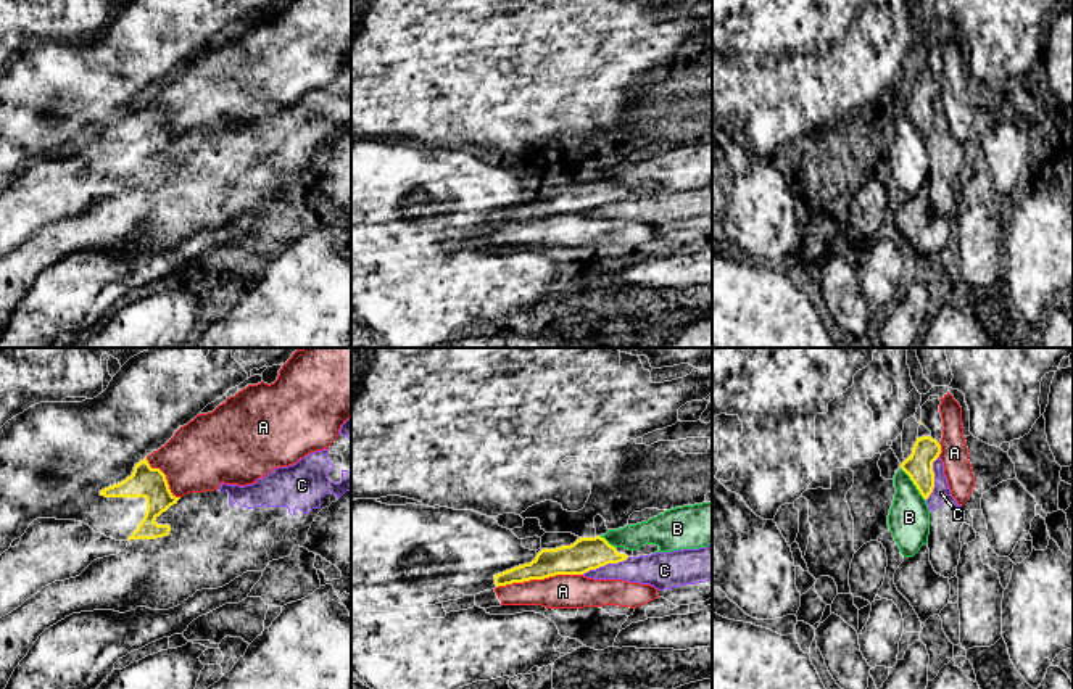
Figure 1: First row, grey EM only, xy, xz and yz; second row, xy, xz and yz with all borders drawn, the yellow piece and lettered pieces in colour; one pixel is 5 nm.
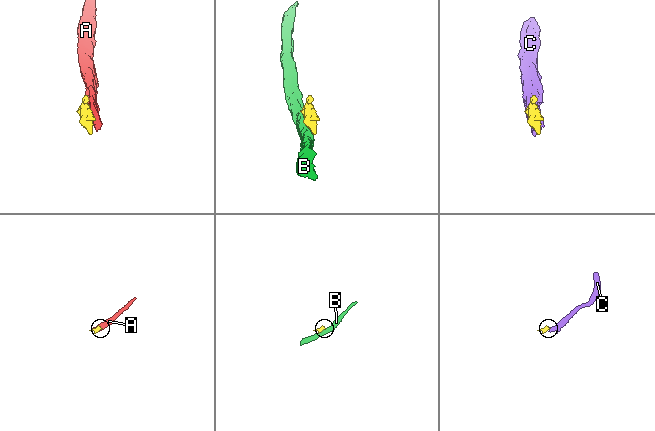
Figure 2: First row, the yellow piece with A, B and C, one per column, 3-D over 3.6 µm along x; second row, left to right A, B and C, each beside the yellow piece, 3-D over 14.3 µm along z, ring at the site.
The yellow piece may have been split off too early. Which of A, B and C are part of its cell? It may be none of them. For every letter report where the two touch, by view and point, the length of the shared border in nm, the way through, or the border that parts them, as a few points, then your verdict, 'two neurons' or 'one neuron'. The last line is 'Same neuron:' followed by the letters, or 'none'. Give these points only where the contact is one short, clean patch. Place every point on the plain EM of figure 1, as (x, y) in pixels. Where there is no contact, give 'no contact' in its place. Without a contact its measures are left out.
A: xz (538, 218) | 440 nm | two neurons
B: yz (914, 123) | 200 nm | two neurons
C: xz (604, 203) | 260 nm | along xz (629, 197), (582, 213) | two neurons
Same neuron: none

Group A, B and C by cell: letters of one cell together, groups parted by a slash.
A / B / C

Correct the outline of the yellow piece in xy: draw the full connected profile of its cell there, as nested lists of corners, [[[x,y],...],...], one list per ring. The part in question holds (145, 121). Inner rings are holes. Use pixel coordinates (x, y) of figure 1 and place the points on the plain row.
[[[147,97],[135,103],[130,116],[118,124],[102,129],[100,135],[147,138],[145,156],[127,180],[168,175],[171,166],[158,164],[155,159],[180,138],[171,132],[166,114],[160,108],[151,108]]]

